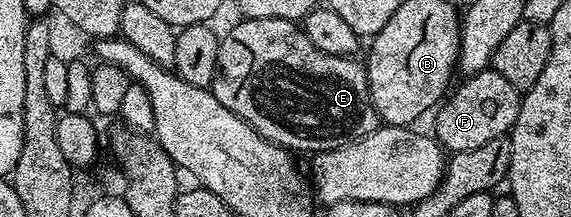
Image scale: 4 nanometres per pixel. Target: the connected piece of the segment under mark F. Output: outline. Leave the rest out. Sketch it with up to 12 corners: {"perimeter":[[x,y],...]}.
{"perimeter":[[493,69],[465,78],[433,116],[447,152],[514,128],[522,95]]}

